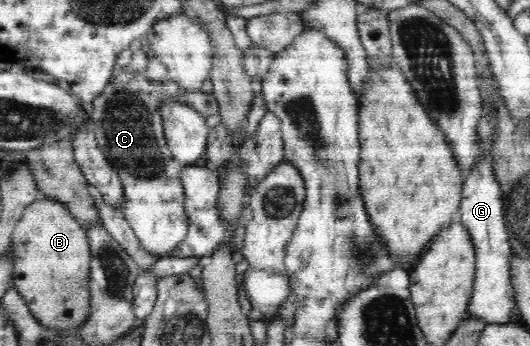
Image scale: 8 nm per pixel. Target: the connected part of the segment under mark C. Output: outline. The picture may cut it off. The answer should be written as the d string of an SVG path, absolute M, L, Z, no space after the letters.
M128 72L128 74L116 76L114 80L108 82L100 97L93 102L90 116L98 146L104 153L105 160L121 180L121 211L140 241L143 250L152 254L154 261L160 259L164 253L172 252L176 245L184 240L189 227L188 215L184 209L184 189L180 179L183 166L173 157L163 133L161 109L169 101L180 101L180 104L194 109L194 112L204 118L219 113L219 102L216 101L214 94L206 94L200 89L184 89L184 86L179 86L177 83L168 84L168 90L166 90L166 84L163 82L151 83L145 76Z

